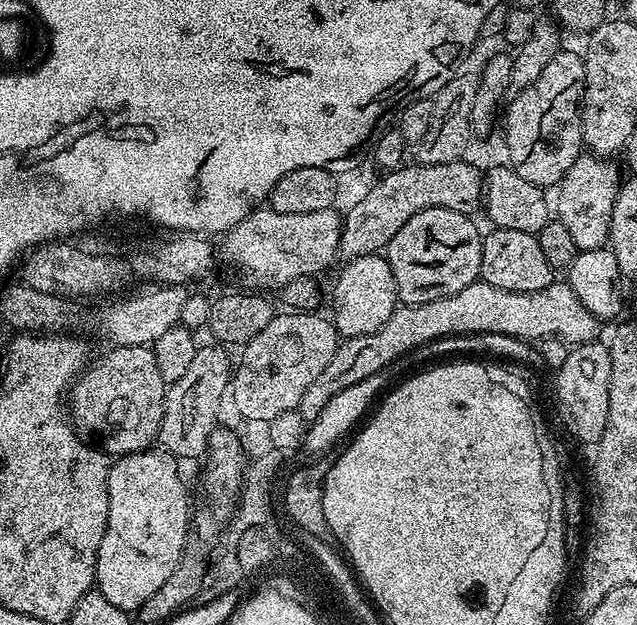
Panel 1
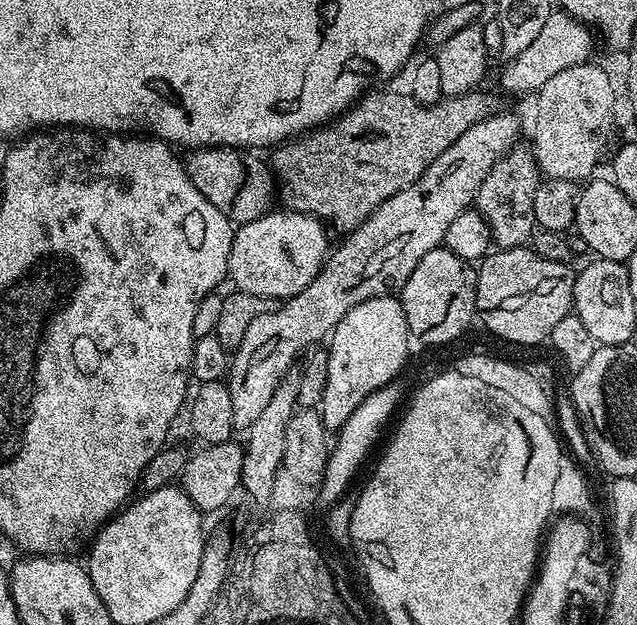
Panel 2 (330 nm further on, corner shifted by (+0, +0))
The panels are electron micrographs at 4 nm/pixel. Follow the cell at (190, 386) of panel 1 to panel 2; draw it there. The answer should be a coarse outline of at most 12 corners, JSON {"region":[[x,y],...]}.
{"region":[[507,110],[470,126],[250,322],[226,377],[237,429],[354,306],[399,293],[494,162]]}

